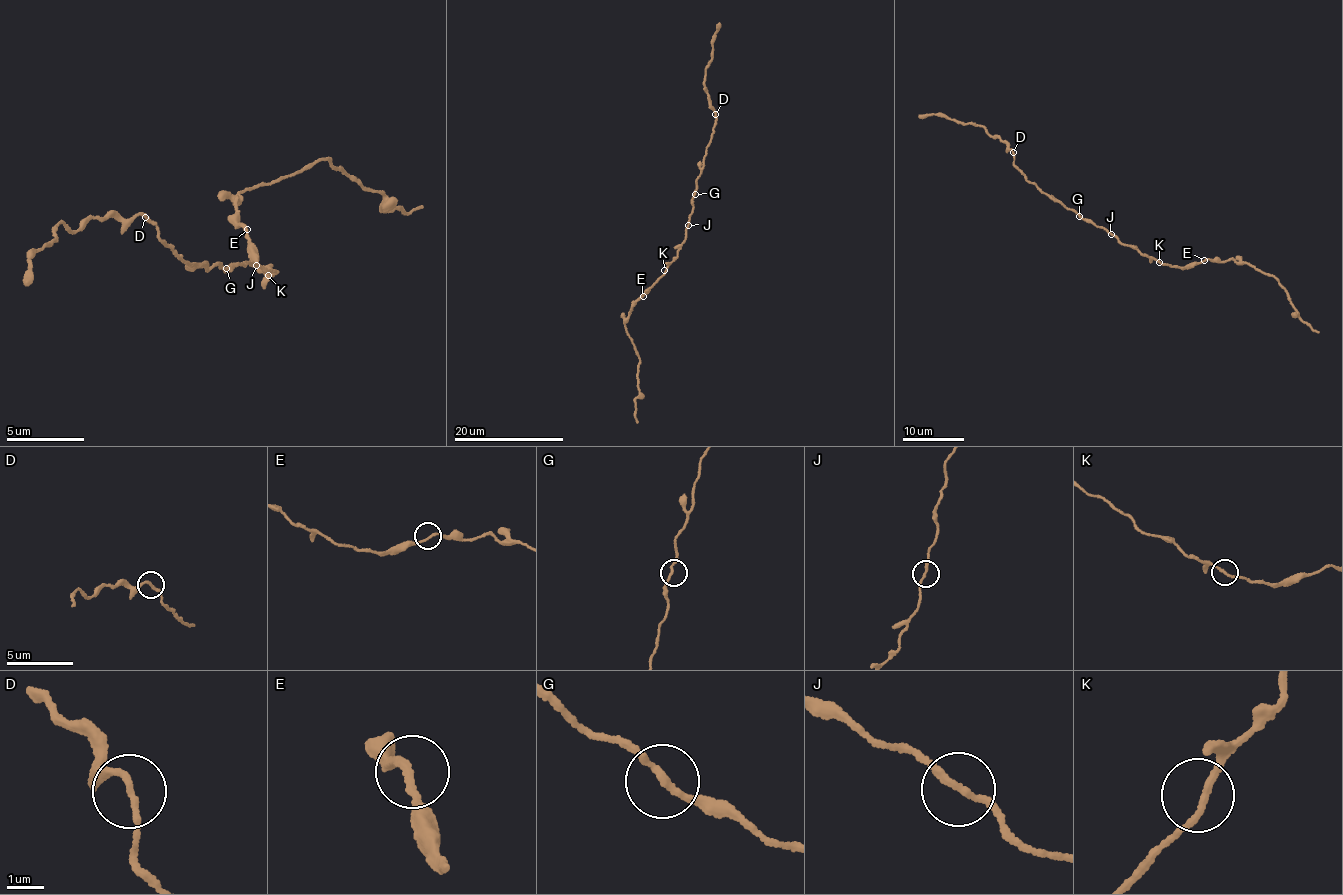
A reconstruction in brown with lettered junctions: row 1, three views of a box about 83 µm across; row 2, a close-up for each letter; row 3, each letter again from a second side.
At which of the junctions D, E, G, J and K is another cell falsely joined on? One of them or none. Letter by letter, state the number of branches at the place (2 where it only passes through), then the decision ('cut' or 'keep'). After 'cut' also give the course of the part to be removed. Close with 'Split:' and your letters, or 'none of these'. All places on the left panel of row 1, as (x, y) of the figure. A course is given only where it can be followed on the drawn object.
D: 2 branches meet; keep
E: 2 branches meet; keep
G: 2 branches meet; keep
J: 2 branches meet; keep
K: 2 branches meet; keep
Split: none of these

